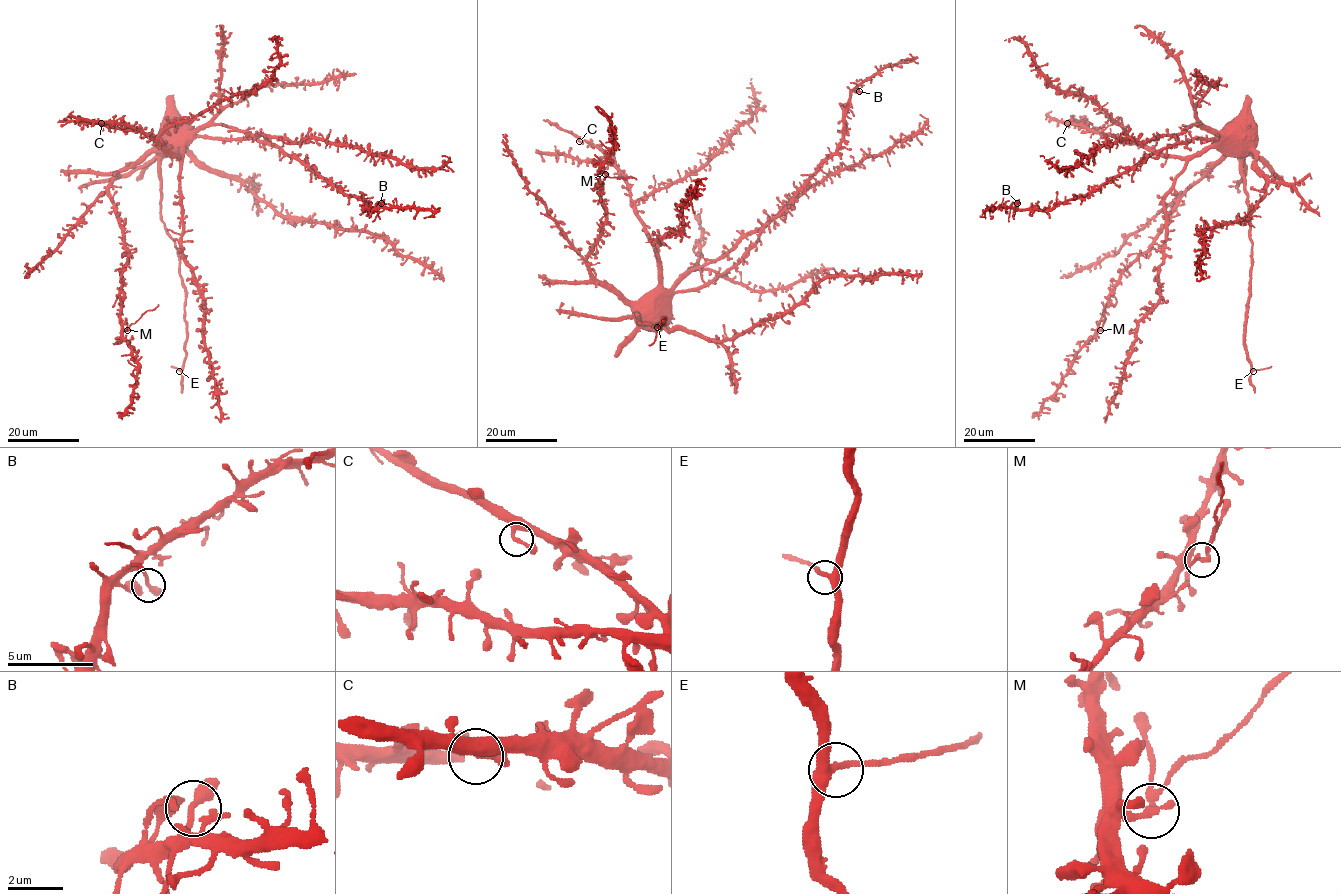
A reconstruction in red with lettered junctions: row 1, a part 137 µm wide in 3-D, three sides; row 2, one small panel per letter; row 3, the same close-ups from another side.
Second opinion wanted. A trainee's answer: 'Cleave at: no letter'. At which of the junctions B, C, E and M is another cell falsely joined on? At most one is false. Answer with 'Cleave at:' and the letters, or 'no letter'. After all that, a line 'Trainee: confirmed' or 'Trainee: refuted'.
Cleave at: M
Trainee: refuted

